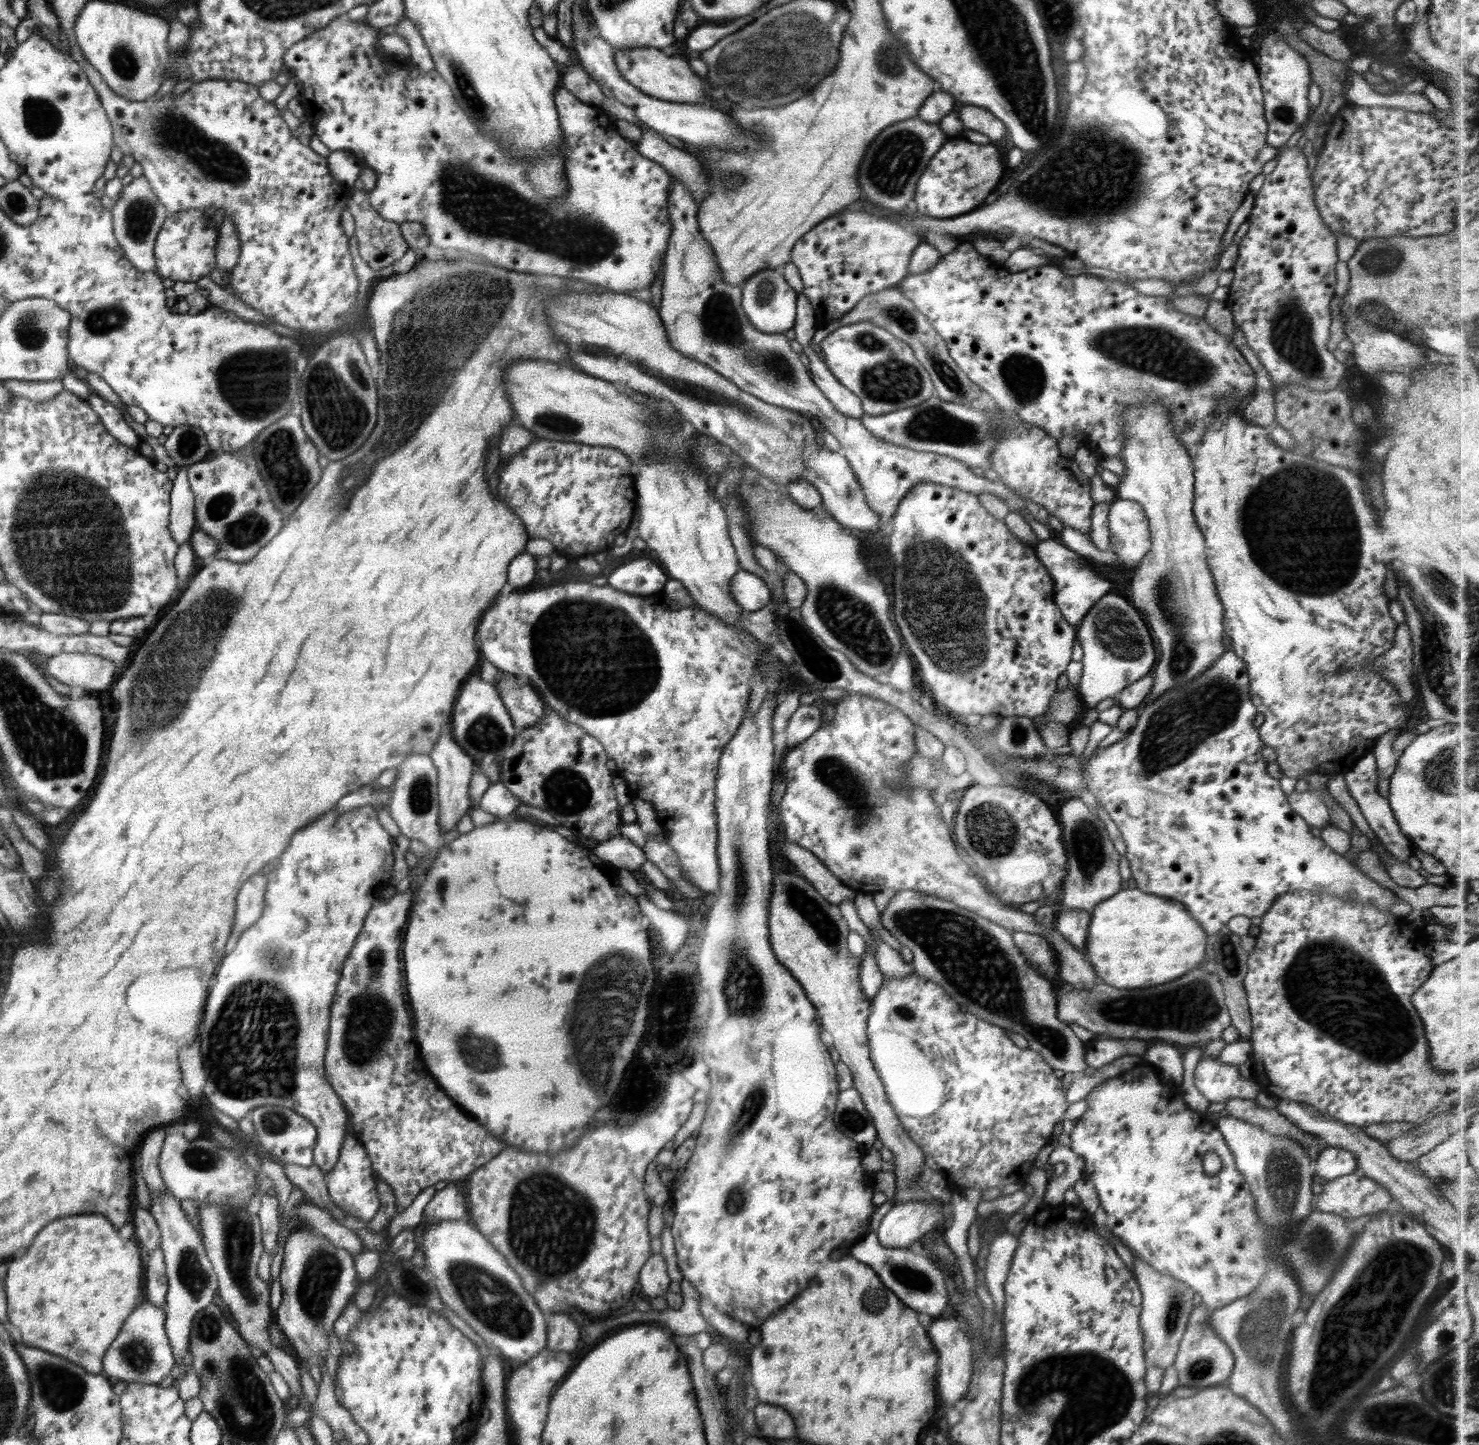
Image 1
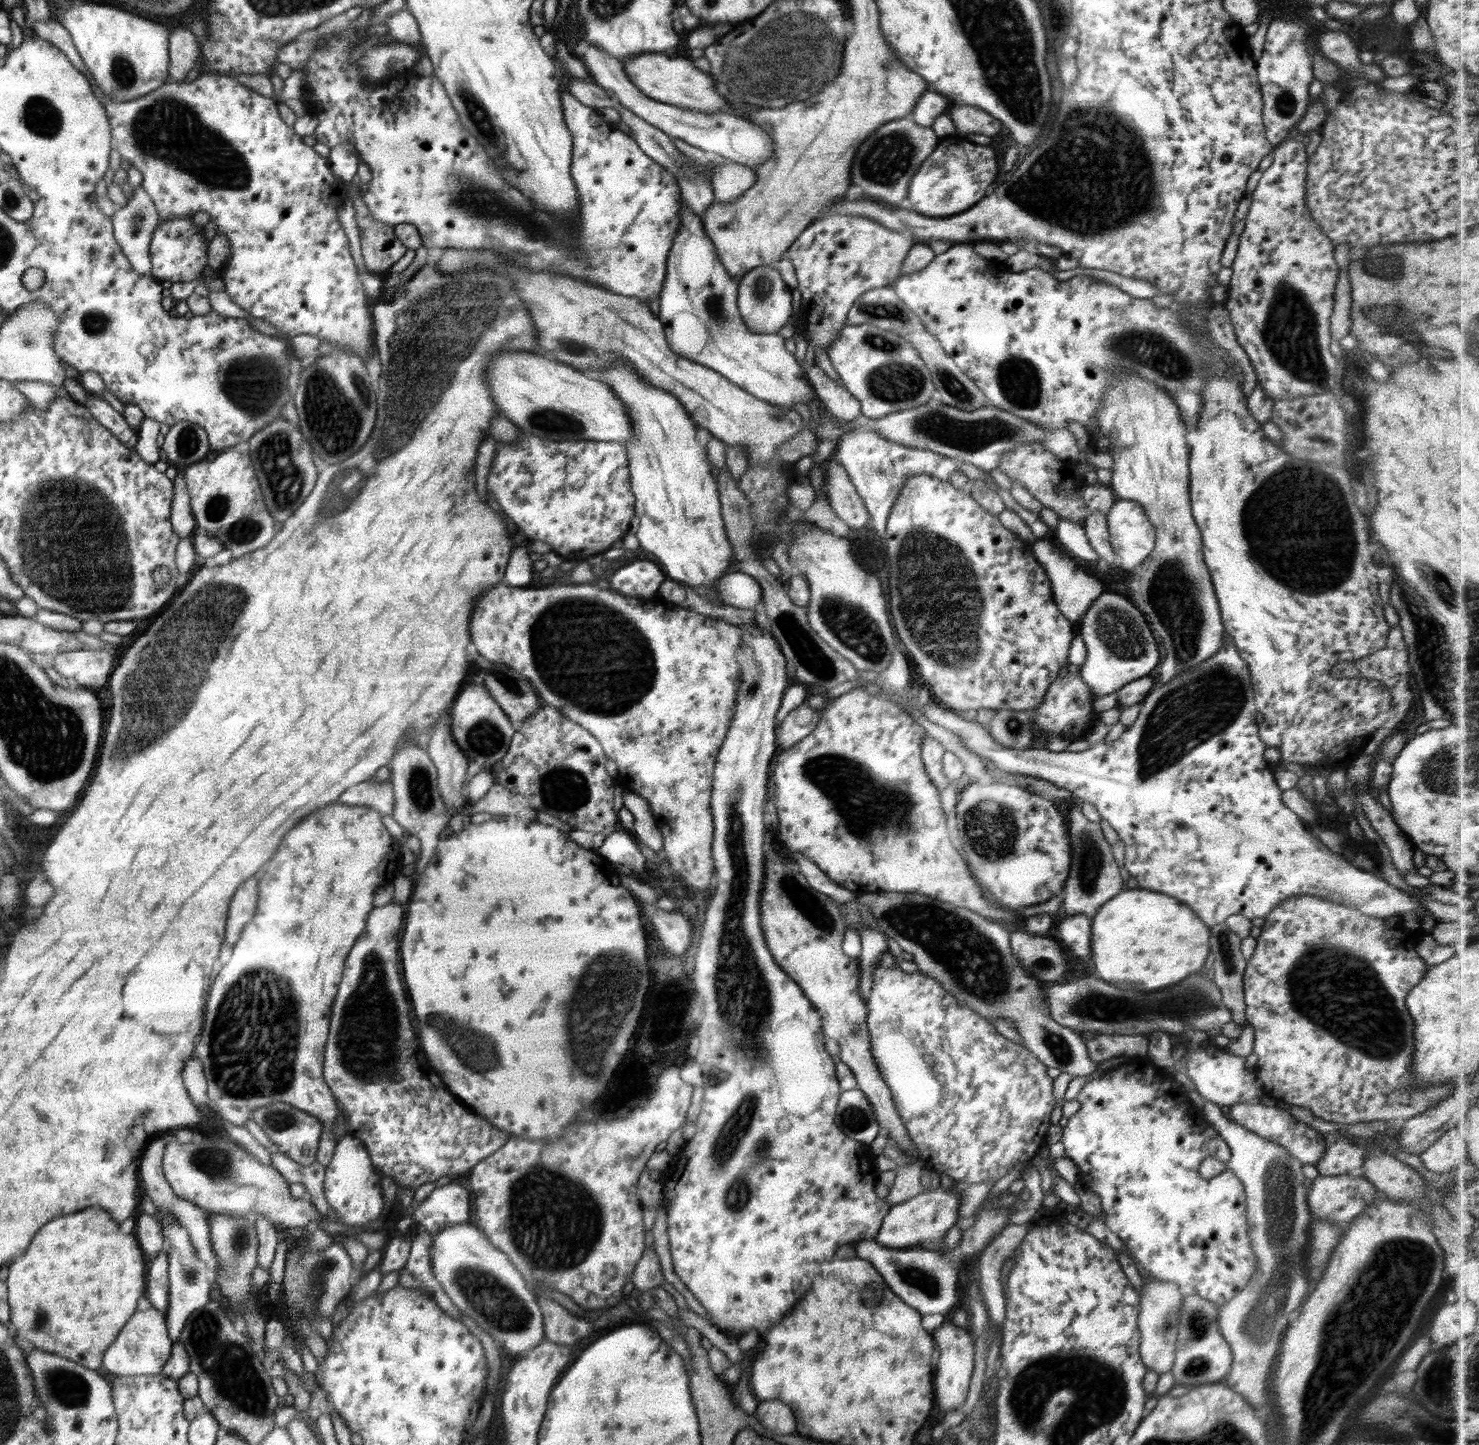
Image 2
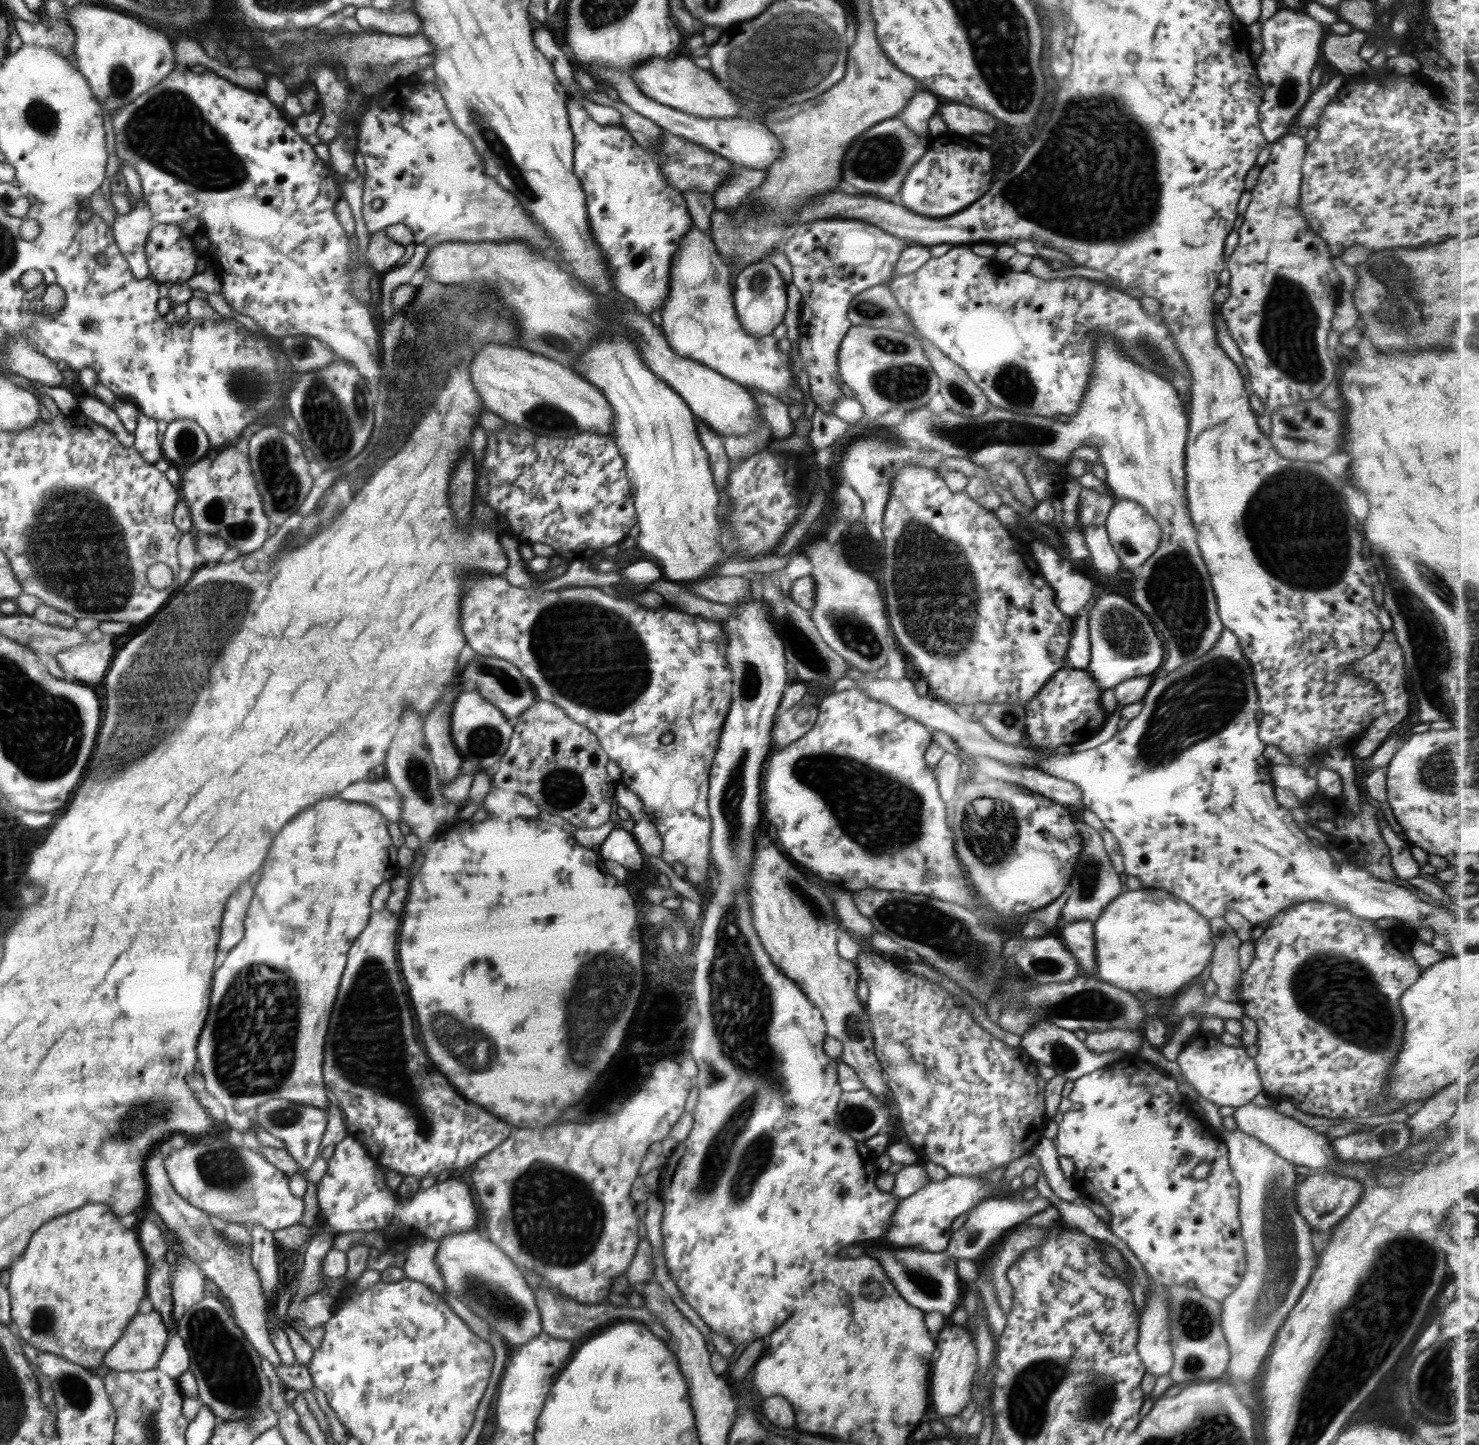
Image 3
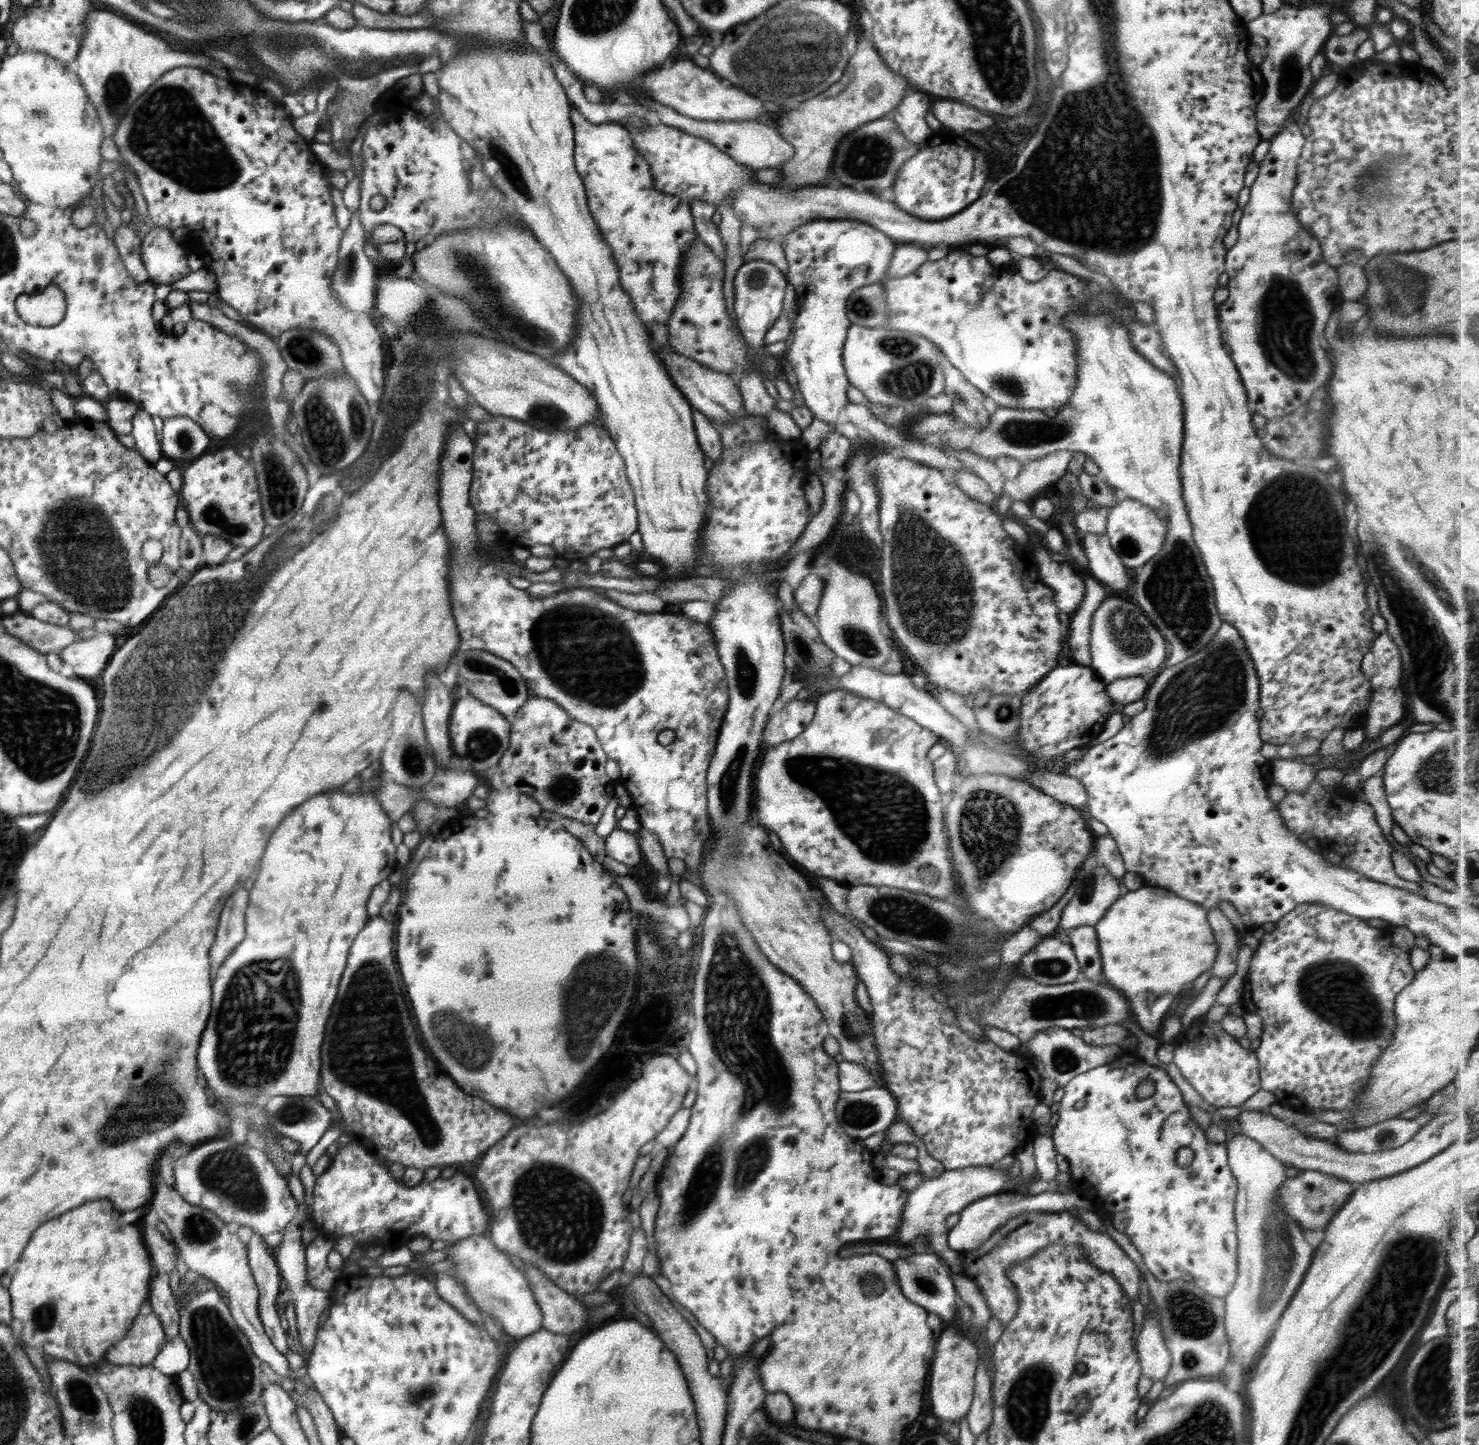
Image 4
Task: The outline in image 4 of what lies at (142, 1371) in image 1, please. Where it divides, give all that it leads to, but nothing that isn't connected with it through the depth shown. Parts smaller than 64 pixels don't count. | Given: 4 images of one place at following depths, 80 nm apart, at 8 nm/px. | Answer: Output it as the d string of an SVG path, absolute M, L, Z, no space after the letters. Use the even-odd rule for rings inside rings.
M138 1314L128 1334L114 1344L114 1348L108 1348L104 1360L118 1366L148 1366L166 1340L164 1327L156 1314Z

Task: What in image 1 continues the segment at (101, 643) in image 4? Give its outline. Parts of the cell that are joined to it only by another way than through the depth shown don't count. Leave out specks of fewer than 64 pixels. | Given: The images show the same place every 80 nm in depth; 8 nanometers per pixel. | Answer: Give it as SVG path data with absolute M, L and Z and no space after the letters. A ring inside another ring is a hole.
M63 653L49 657L46 662L46 674L71 686L75 692L97 694L110 689L121 674L121 669L106 658L85 653Z

